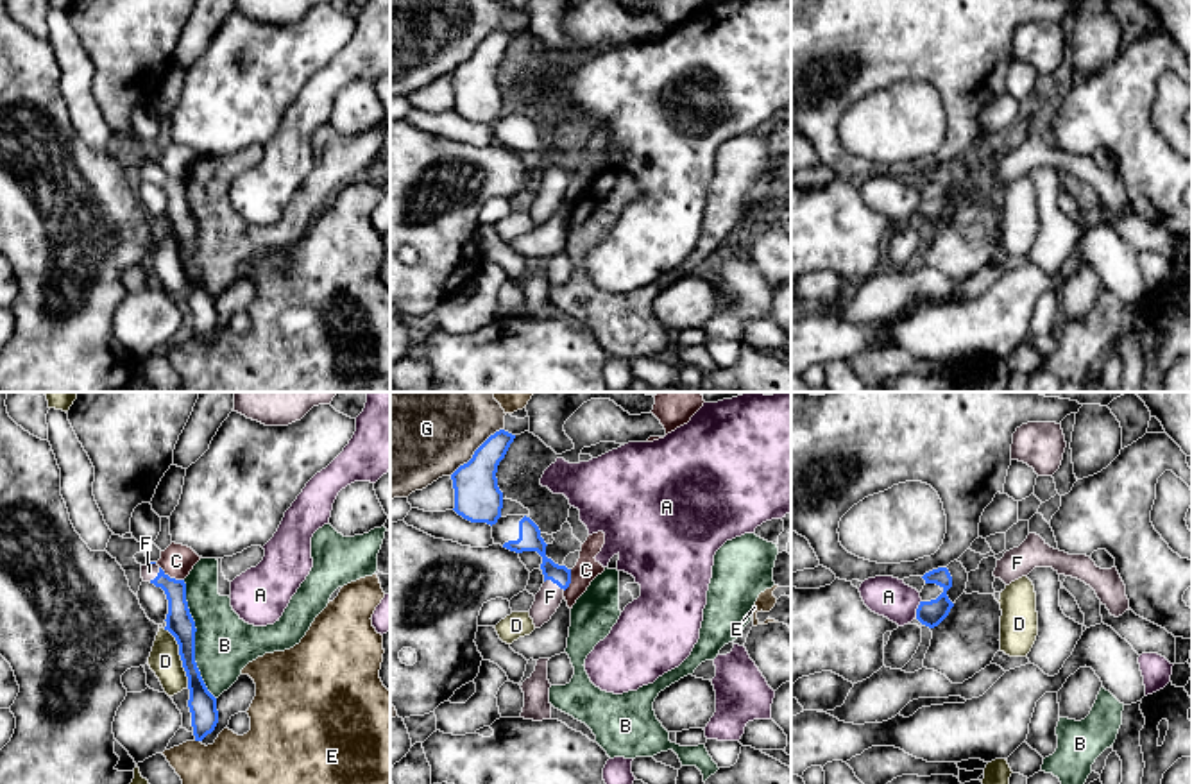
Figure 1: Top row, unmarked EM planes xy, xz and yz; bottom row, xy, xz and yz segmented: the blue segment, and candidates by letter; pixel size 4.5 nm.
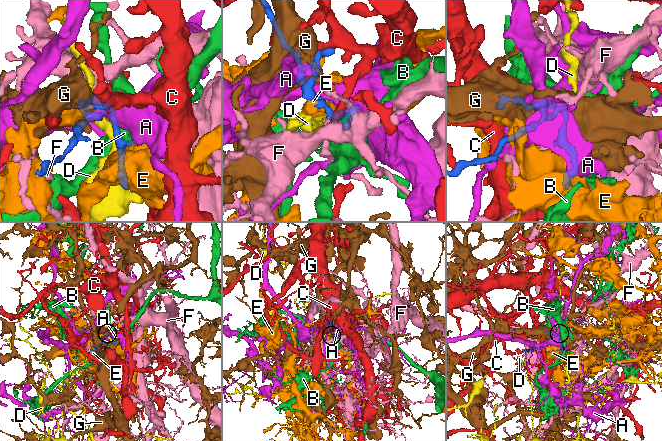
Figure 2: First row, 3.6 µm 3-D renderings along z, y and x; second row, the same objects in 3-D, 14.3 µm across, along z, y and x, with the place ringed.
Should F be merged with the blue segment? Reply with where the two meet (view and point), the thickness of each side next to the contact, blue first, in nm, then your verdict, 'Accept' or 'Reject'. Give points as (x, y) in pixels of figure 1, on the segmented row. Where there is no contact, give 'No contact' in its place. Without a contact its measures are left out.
Touches blue at xz (555, 582). Thickness 100 nm (blue) against 120 nm. Accept

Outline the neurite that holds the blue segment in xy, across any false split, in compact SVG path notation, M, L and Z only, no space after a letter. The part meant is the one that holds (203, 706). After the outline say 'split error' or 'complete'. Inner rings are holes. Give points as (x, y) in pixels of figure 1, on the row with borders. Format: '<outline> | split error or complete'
M156 562L141 566L143 582L161 587L168 600L166 626L177 644L188 677L192 727L195 741L202 741L218 723L217 698L208 691L195 662L195 621L186 601L184 580L170 578Z | split error

